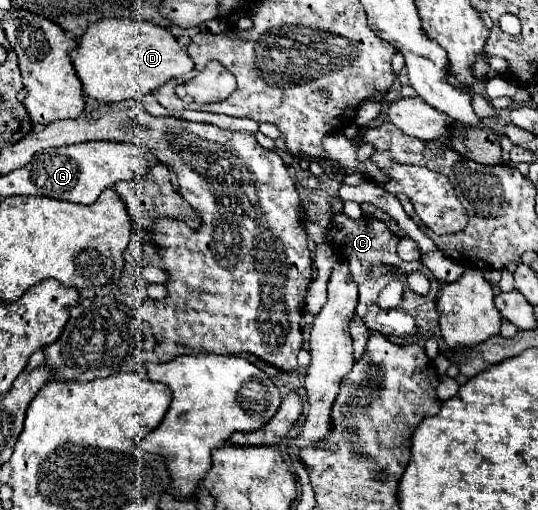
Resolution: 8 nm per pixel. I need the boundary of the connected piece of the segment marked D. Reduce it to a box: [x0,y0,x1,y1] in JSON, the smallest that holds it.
[70,19,194,103]

